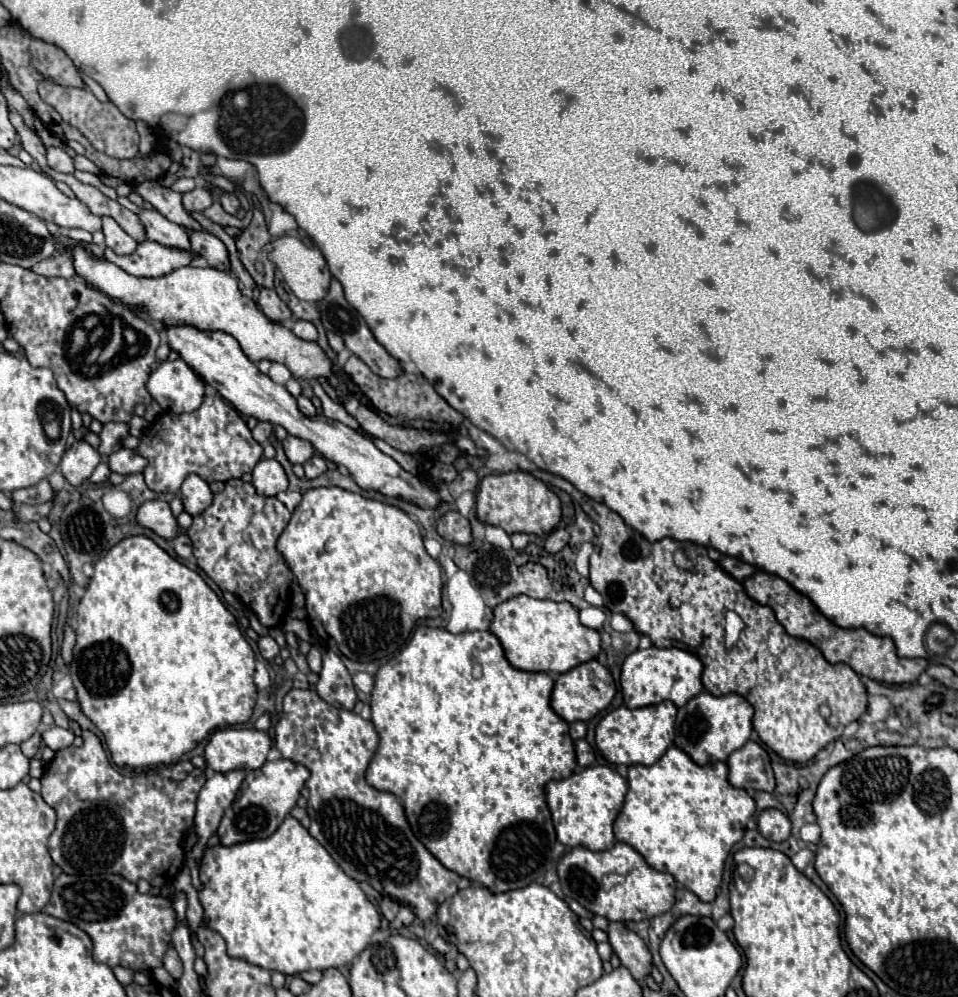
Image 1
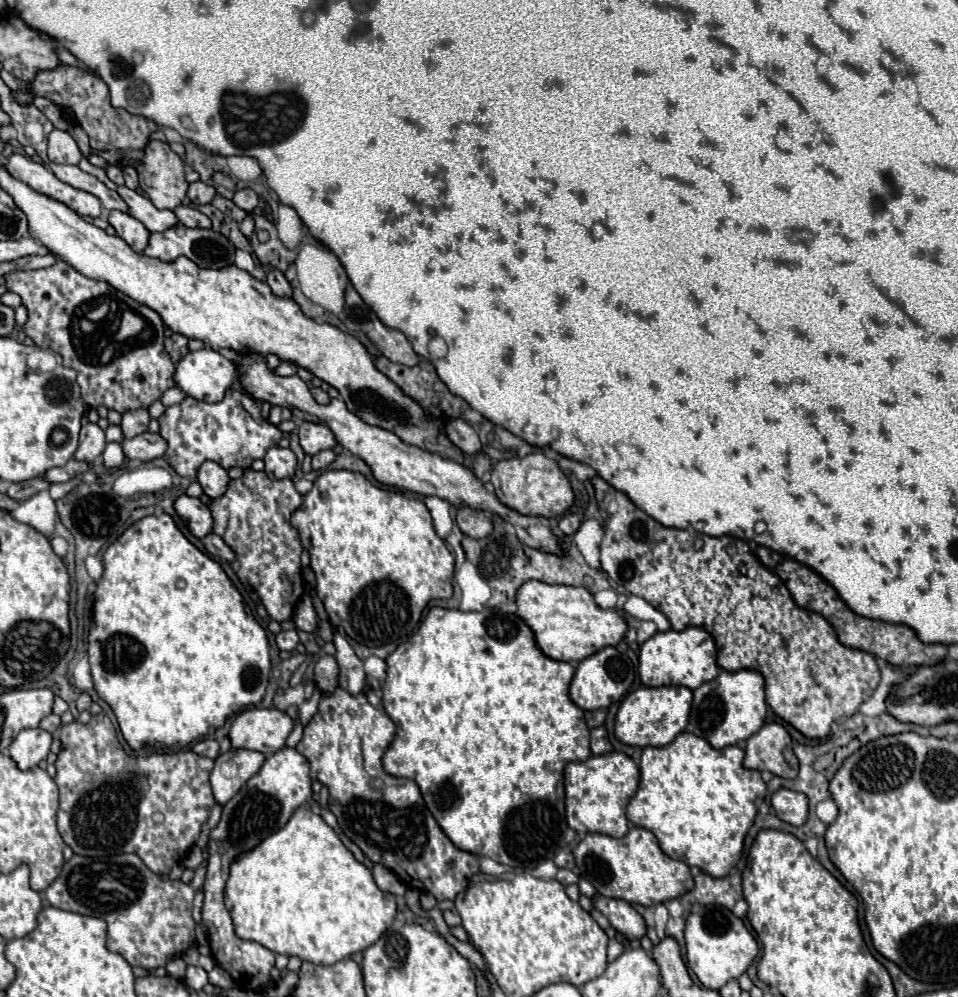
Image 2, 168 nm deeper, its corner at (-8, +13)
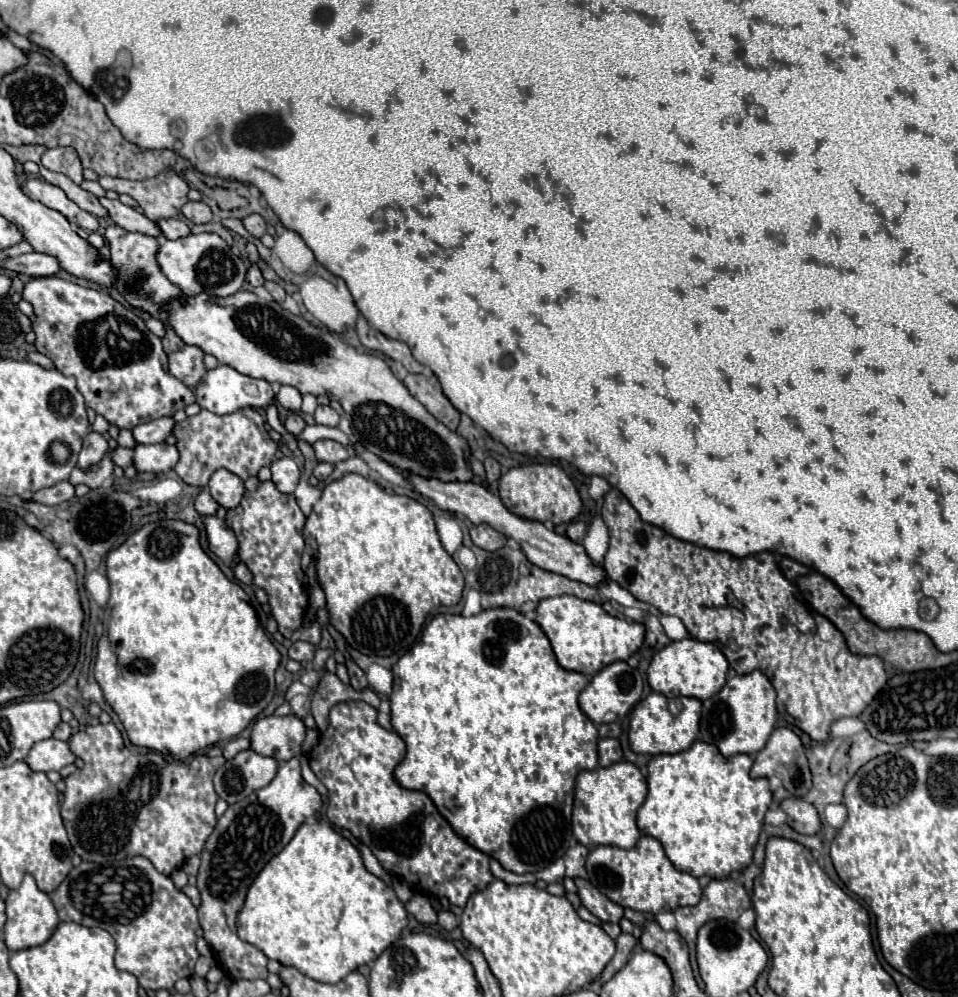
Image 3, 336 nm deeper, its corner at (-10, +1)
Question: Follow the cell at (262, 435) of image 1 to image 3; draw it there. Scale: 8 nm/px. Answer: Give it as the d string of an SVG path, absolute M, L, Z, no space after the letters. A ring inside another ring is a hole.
M289 414L287 420L285 420L285 430L291 432L293 436L297 436L305 426L305 420L299 416L299 414Z

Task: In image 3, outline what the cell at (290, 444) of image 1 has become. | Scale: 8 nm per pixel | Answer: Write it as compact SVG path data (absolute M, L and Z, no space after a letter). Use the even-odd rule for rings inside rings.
M319 440L313 444L313 450L315 450L315 456L319 462L337 464L337 462L343 462L349 458L349 450L333 440Z

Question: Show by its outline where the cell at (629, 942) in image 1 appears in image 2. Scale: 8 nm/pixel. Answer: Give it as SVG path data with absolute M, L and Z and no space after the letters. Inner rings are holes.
M595 894L593 904L603 916L607 914L611 926L615 930L623 932L629 940L637 940L637 938L645 936L645 920L639 916L639 912L629 902Z

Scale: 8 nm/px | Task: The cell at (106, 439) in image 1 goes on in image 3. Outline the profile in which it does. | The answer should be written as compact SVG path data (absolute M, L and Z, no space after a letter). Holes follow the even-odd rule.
M159 418L159 420L151 420L145 424L139 424L133 428L133 438L137 444L155 444L155 442L163 442L173 428L173 418Z

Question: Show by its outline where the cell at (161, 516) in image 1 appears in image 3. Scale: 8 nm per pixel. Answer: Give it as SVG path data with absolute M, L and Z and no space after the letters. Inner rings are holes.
M203 516L203 524L207 528L209 550L231 566L231 558L237 556L237 542L233 530L217 516Z

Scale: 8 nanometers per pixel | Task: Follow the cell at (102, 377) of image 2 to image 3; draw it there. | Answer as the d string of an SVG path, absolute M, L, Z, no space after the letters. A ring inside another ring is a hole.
M47 276L31 278L21 296L33 306L37 316L33 322L33 332L37 334L35 348L51 358L61 374L77 380L85 406L109 424L131 430L141 422L171 416L195 402L195 394L163 366L165 352L161 338L151 334L133 310L113 300L107 292L85 288L59 276ZM103 314L109 316L103 318ZM83 322L87 324L83 326ZM133 334L139 348L121 348L121 342L133 342ZM81 340L89 344L81 344Z

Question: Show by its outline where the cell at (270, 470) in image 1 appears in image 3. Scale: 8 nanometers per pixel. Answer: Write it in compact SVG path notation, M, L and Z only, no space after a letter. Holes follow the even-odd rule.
M287 456L281 458L281 460L275 460L271 464L271 474L273 474L271 480L275 482L277 490L285 492L285 494L295 490L297 482L299 482L299 476L301 476L297 462L293 458L287 458Z

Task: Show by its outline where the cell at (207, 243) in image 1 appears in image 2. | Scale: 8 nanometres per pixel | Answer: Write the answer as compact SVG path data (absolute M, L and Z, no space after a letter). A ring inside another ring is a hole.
M177 206L173 212L175 212L175 216L179 218L179 222L183 226L189 226L189 228L211 228L209 218L205 214L201 214L199 210L195 210L195 208Z

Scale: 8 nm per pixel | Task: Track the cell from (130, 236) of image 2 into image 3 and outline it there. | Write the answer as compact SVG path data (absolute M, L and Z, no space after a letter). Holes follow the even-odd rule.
M111 224L105 232L105 240L111 248L111 262L113 266L119 270L119 278L117 278L117 290L127 298L127 302L133 306L133 308L139 308L143 312L149 312L151 316L159 318L165 328L167 328L167 334L163 338L163 350L167 354L179 350L183 346L181 338L167 326L165 322L165 312L159 312L159 306L163 302L169 302L171 298L179 296L179 288L173 286L165 276L163 272L159 270L157 262L155 262L155 254L159 250L159 240L153 238L153 236L145 236L145 234L137 234L137 232L127 232L123 230L121 226L117 224Z

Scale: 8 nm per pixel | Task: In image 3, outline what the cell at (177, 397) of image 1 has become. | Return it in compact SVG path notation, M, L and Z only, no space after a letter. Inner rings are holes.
M219 364L213 370L207 370L207 374L201 378L201 382L195 386L195 396L197 396L197 404L213 414L231 414L239 408L251 406L251 408L263 408L267 404L271 404L275 400L275 390L269 382L265 380L257 380L251 376L245 376L241 372L237 372L231 366Z

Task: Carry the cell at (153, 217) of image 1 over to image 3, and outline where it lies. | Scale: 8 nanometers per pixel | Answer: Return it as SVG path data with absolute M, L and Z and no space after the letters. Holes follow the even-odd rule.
M101 198L101 204L107 208L109 218L119 224L121 228L129 230L129 232L141 232L145 236L153 236L153 238L161 238L163 232L159 228L159 224L155 224L153 220L149 220L145 214L137 212L131 206L121 204L121 200L109 200L109 198Z

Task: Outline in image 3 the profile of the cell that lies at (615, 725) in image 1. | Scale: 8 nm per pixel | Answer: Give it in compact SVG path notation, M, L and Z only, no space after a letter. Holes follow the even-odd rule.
M651 692L645 700L641 700L633 712L629 722L629 744L637 754L675 754L687 750L699 732L699 714L701 700L697 698L667 698L663 694Z

